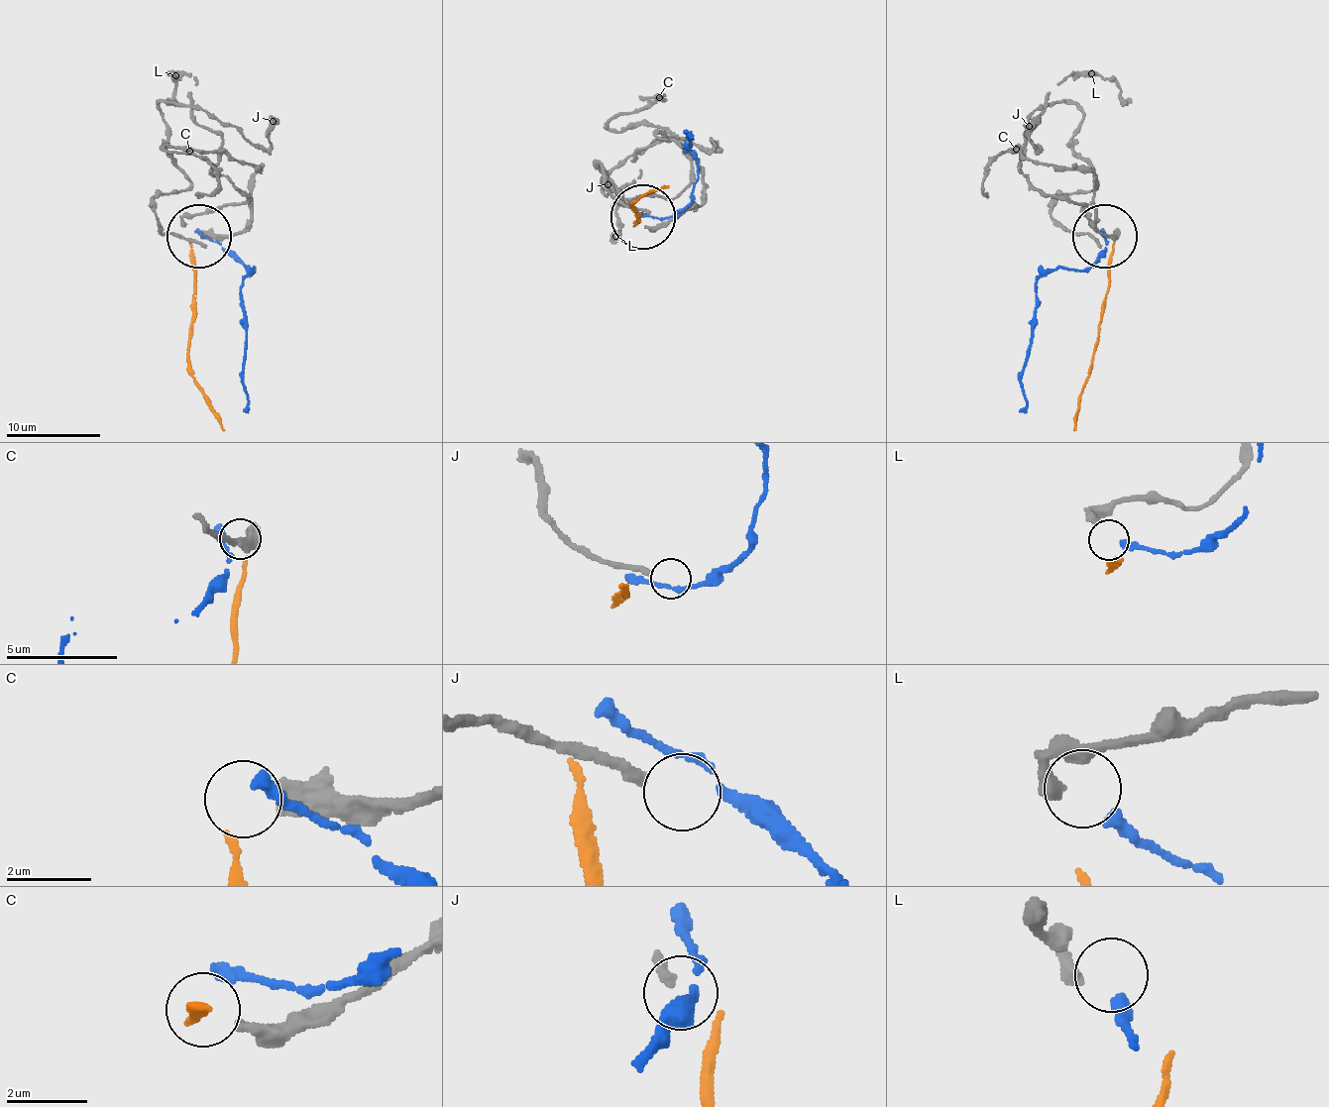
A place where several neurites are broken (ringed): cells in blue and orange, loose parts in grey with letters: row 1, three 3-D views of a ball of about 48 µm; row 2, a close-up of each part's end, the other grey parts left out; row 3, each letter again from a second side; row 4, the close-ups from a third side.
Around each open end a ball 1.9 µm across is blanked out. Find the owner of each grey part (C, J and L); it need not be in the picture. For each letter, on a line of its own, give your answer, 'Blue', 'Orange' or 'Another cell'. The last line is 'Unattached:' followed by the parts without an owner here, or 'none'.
C: Another cell
J: Another cell
L: Blue
Unattached: C, J

